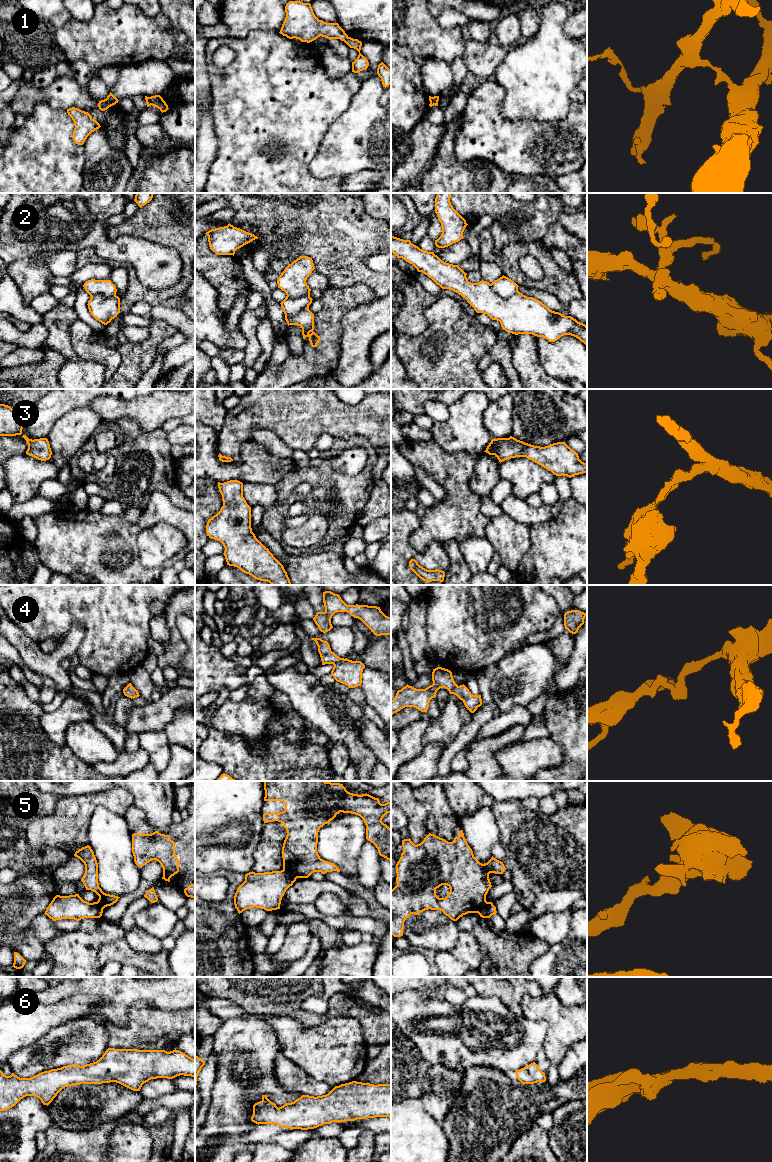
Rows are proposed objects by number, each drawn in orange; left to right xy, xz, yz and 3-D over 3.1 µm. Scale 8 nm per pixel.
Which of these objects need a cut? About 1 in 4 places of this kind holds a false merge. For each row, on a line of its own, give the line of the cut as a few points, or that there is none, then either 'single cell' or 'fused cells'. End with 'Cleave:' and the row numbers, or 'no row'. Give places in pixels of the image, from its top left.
1: xz (348, 37), (345, 42) | fused cells
2: yz (490, 284), (493, 291), (501, 297), (509, 297), (518, 291) | fused cells
3: no cut | single cell
4: no cut | single cell
5: xz (283, 869), (297, 877) | fused cells
6: no cut | single cell
Cleave: 1, 2, 5

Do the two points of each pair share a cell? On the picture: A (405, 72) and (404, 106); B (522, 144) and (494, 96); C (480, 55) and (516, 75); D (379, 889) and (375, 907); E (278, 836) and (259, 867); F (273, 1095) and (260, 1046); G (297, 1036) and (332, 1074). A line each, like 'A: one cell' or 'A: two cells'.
A: one cell
B: one cell
C: two cells
D: two cells
E: one cell
F: one cell
G: one cell

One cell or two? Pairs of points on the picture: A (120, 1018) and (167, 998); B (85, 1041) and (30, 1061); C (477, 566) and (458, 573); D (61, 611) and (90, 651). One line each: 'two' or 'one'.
A: one
B: one
C: two
D: one

